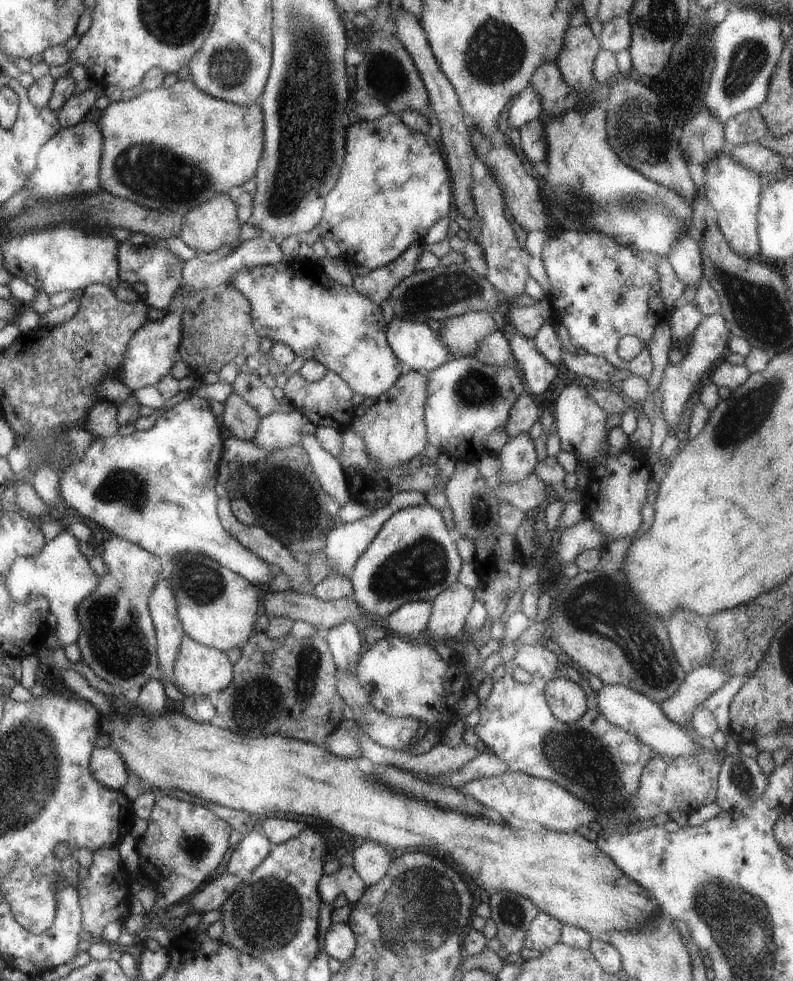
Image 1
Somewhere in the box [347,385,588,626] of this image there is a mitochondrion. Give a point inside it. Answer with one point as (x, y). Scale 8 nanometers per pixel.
(422, 565)

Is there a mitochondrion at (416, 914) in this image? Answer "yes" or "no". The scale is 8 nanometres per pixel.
yes

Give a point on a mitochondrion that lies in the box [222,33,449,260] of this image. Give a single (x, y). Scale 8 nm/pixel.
(393, 85)

